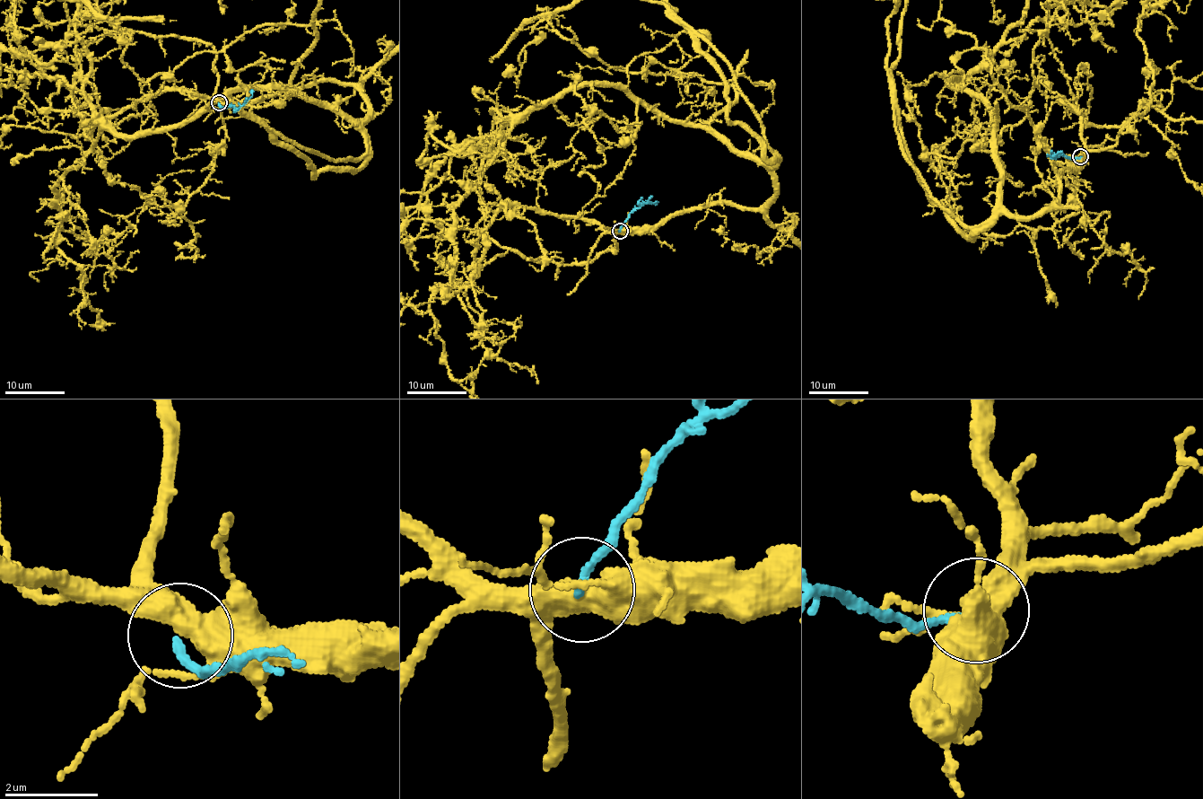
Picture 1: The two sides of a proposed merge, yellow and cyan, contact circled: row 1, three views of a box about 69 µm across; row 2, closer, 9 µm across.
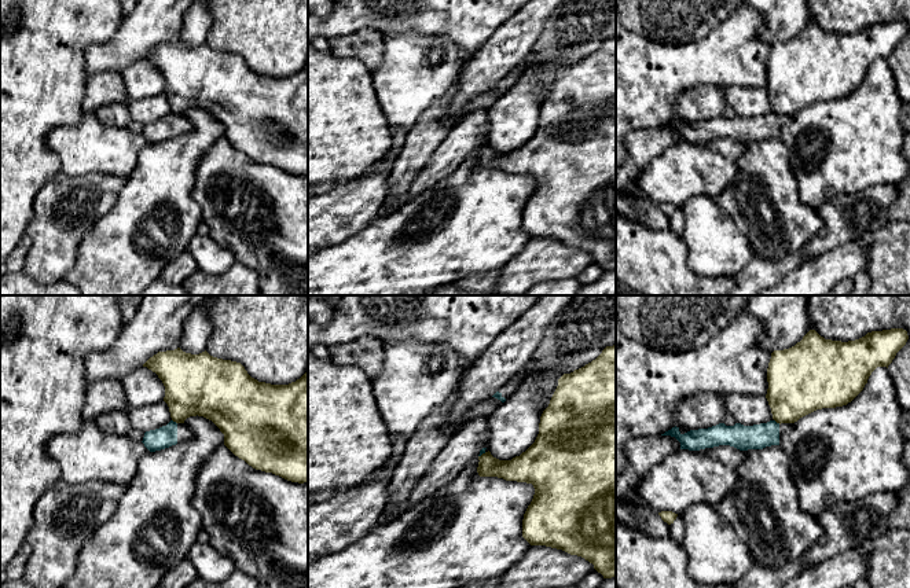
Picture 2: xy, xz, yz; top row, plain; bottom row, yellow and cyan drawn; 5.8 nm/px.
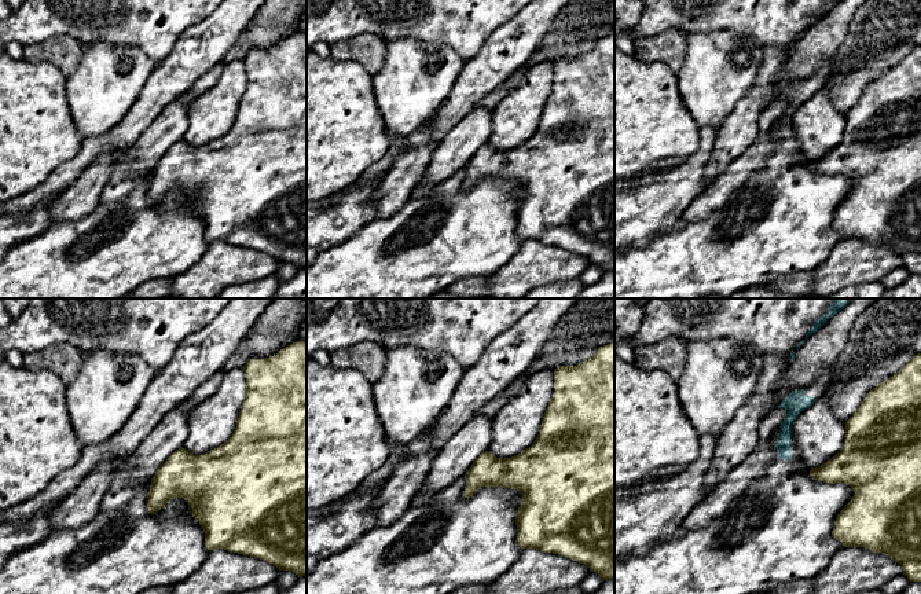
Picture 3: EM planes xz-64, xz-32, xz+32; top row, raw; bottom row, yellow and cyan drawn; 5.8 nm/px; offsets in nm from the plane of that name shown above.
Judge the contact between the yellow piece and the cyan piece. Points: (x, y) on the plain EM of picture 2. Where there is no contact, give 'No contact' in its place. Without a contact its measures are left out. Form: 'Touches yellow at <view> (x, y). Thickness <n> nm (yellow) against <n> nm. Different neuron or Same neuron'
Touches yellow at yz (777, 114). Thickness 360 nm (yellow) against 140 nm. Different neuron

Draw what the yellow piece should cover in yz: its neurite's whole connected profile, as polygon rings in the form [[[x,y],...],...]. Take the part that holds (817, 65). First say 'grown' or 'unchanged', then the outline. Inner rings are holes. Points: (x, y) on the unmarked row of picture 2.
unchanged | [[[891,21],[841,34],[810,22],[800,34],[774,43],[766,91],[777,115],[795,115],[822,100],[851,95],[877,59],[887,59],[906,37],[907,23]]]

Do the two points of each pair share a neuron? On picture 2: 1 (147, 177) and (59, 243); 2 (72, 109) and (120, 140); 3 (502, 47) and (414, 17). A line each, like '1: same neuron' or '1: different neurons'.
1: different neurons
2: different neurons
3: different neurons

